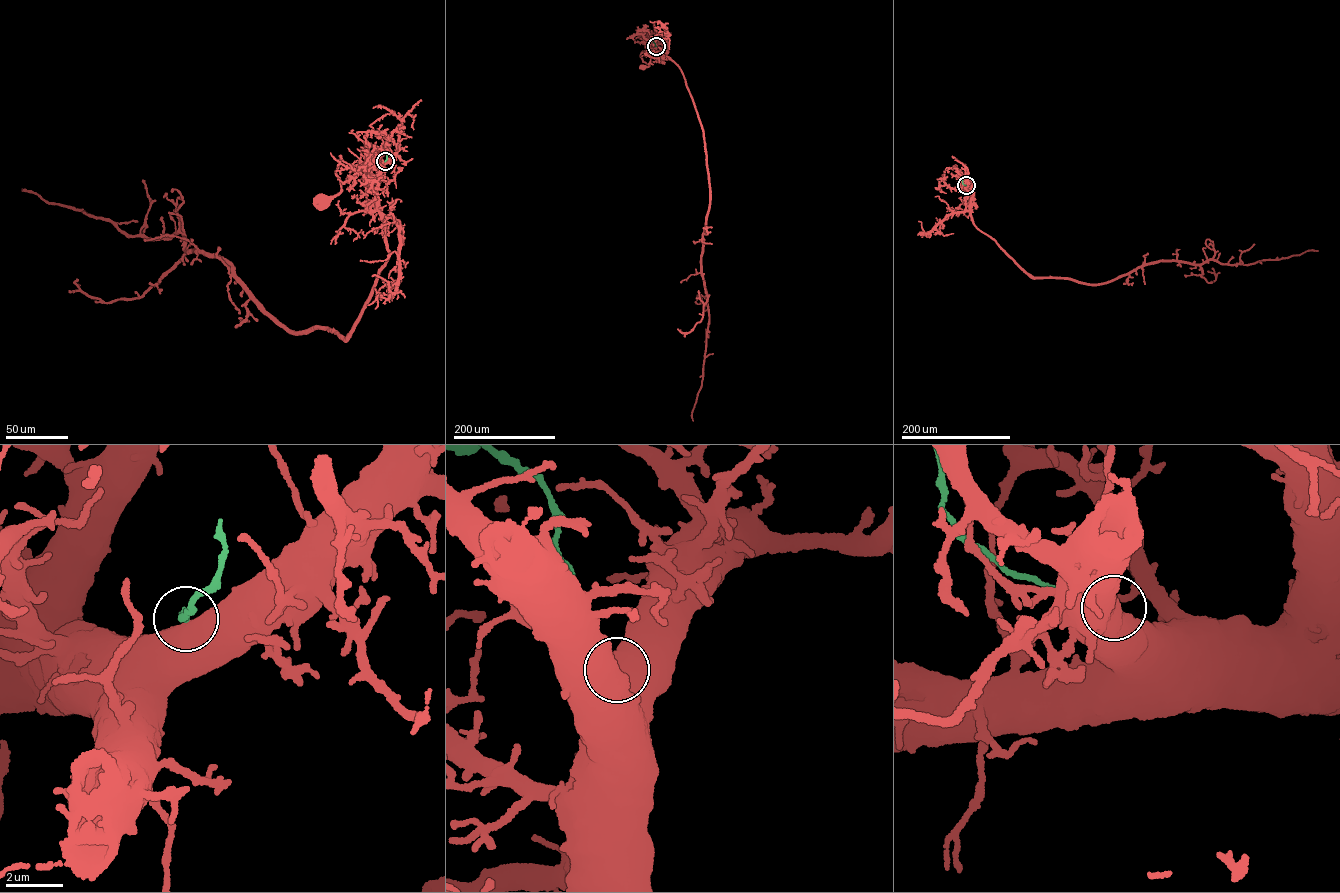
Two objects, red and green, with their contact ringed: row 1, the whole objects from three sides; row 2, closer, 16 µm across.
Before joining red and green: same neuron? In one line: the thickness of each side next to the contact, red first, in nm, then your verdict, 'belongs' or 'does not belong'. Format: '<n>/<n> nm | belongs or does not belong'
750/260 nm | does not belong

